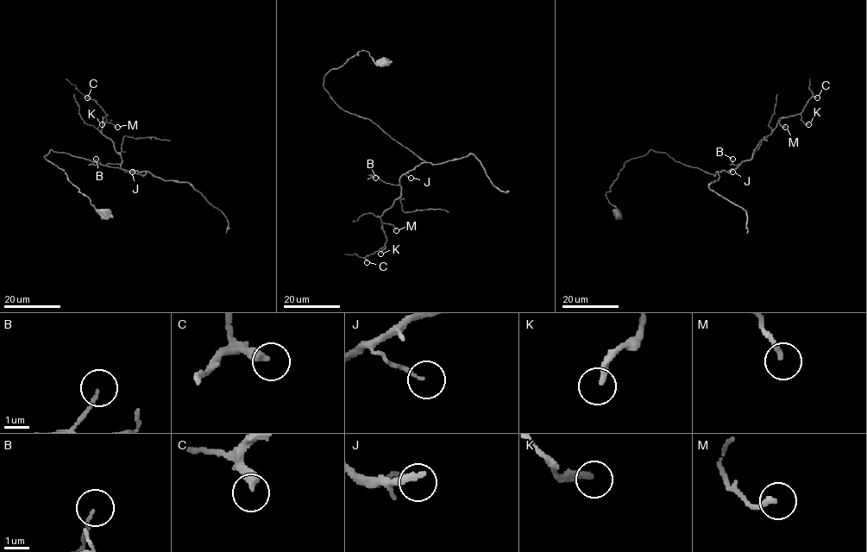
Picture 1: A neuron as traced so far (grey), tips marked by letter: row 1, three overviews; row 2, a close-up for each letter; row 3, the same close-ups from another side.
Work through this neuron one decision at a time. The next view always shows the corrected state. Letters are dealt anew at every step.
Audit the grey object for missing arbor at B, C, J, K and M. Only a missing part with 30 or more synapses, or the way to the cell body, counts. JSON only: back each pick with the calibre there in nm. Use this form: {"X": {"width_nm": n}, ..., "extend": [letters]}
{"extend": []}

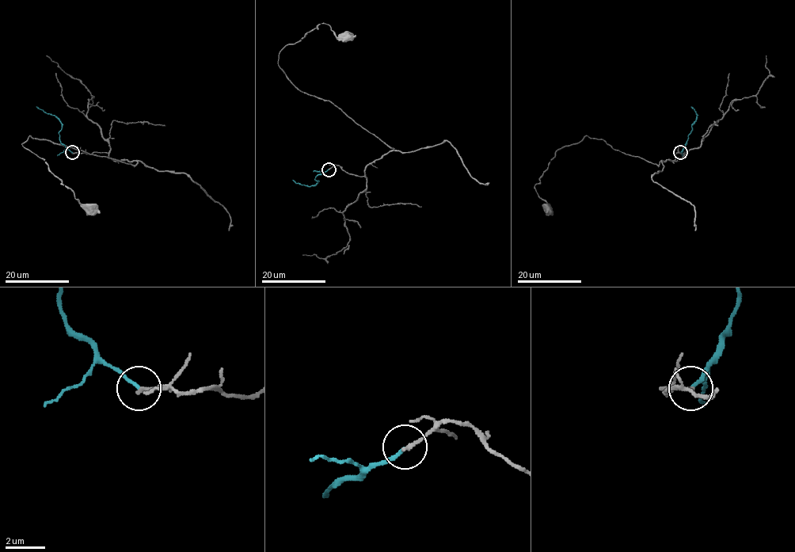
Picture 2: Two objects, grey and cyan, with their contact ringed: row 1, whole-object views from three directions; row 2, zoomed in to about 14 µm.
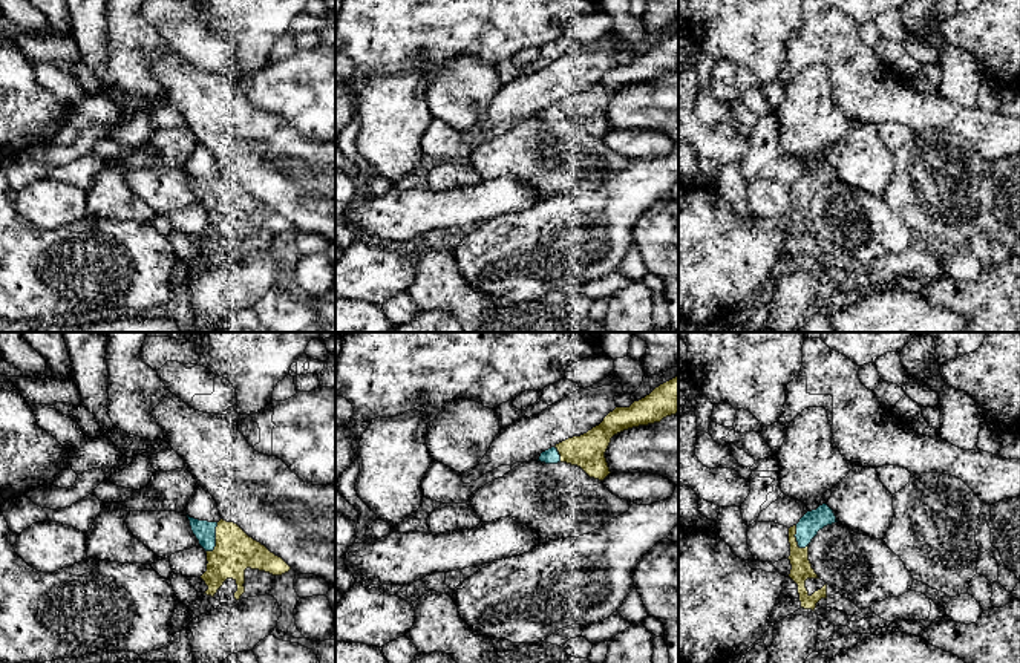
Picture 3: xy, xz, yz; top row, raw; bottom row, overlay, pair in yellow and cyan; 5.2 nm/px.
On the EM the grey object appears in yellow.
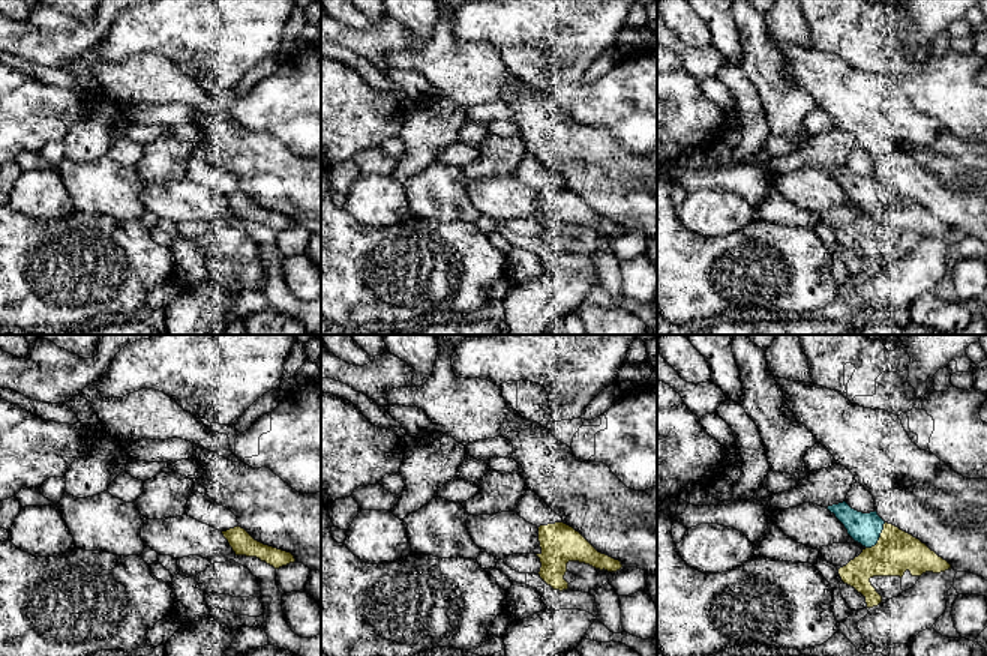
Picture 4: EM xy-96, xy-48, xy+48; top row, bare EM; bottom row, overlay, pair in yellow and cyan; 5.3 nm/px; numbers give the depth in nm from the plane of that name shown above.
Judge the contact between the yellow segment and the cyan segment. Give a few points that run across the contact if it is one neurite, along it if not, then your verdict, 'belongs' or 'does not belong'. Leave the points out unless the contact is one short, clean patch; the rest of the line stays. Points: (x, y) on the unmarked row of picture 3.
belongs

